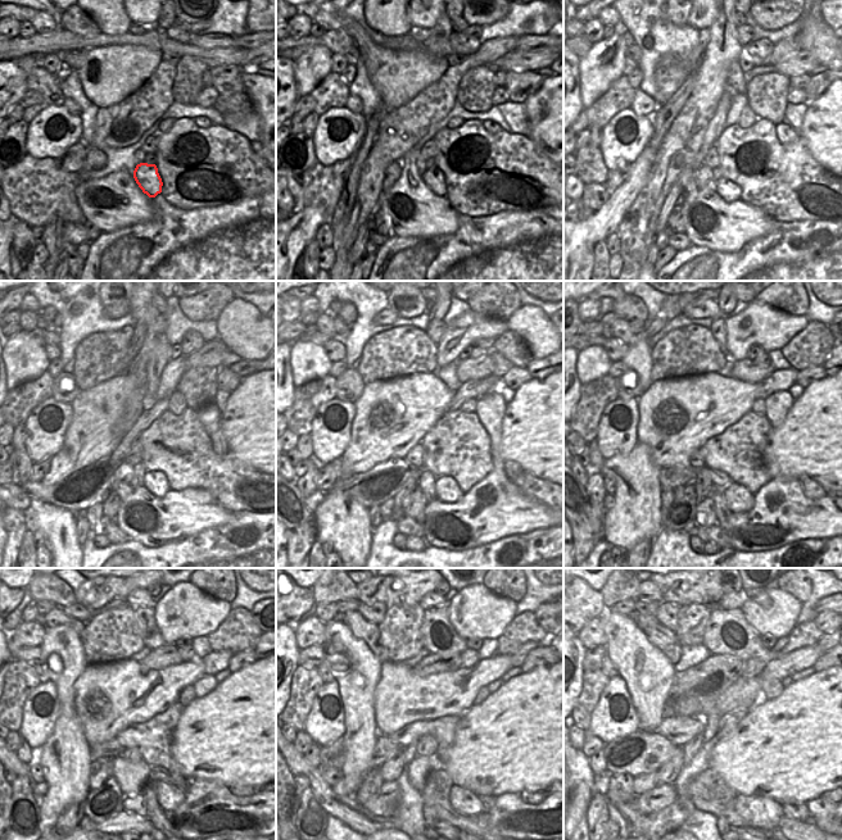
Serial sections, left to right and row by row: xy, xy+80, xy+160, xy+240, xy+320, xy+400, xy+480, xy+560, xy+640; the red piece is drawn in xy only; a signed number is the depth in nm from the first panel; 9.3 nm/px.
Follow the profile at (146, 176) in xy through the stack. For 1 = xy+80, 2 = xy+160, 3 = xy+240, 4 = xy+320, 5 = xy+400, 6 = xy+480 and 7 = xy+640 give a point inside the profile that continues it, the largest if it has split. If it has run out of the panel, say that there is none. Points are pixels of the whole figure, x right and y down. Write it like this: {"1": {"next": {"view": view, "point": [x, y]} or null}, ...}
{"1": {"next": {"view": "xy+80", "point": [433, 177]}}, "2": {"next": {"view": "xy+160", "point": [729, 191]}}, "3": {"next": {"view": "xy+240", "point": [155, 482]}}, "4": {"next": {"view": "xy+320", "point": [447, 490]}}, "5": {"next": {"view": "xy+400", "point": [738, 499]}}, "6": {"next": {"view": "xy+480", "point": [170, 797]}}, "7": {"next": {"view": "xy+640", "point": [764, 813]}}}

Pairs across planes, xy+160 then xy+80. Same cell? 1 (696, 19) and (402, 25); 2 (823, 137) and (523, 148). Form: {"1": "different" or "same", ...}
{"1": "different", "2": "different"}

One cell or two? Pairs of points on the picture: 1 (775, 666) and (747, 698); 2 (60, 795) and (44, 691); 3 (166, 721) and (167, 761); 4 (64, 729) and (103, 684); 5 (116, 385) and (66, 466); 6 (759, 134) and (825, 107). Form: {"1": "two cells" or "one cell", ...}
{"1": "one cell", "2": "two cells", "3": "one cell", "4": "two cells", "5": "one cell", "6": "two cells"}

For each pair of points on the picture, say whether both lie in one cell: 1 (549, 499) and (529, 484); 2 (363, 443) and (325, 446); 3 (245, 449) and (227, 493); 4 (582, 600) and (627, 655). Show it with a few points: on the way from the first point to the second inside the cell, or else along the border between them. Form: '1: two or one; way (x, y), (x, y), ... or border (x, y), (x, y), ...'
1: one; way (544, 494), (534, 487)
2: two; border (354, 414), (349, 443), (339, 459)
3: two; border (227, 453), (262, 472)
4: two; border (605, 609), (601, 616)

